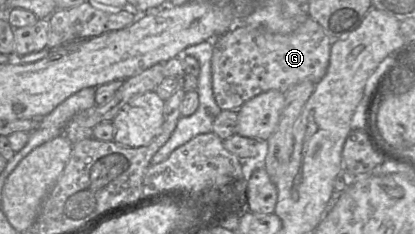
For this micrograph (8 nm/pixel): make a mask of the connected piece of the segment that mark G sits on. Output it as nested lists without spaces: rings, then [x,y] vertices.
[[[307,17],[289,34],[240,23],[214,39],[211,72],[217,105],[221,110],[238,110],[246,101],[262,92],[286,92],[305,80],[318,83],[329,67],[332,42],[323,27],[311,17]]]

